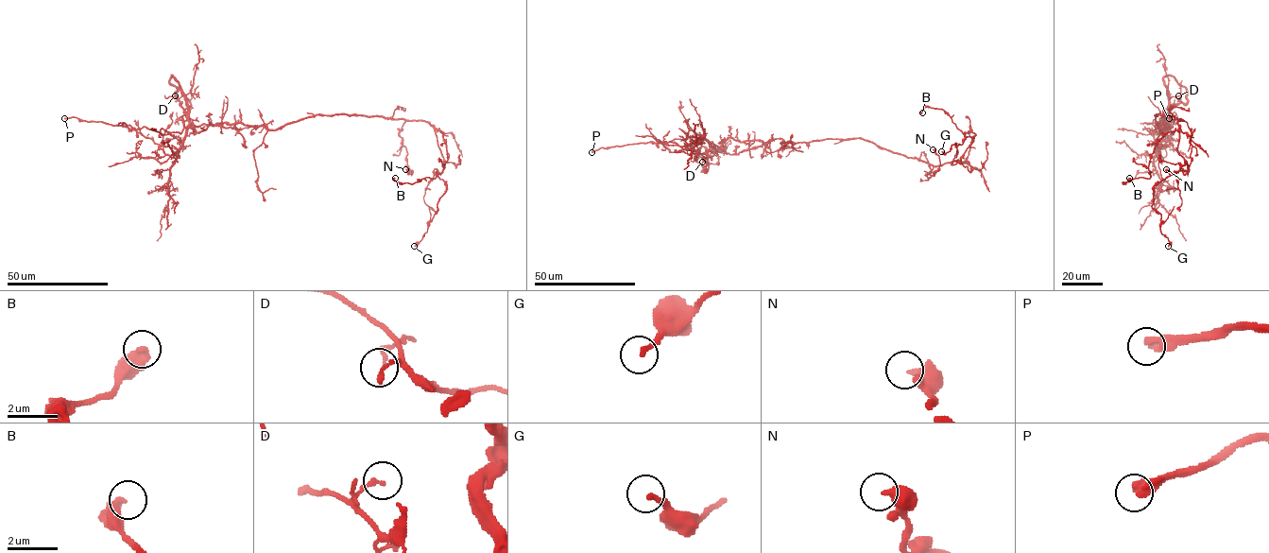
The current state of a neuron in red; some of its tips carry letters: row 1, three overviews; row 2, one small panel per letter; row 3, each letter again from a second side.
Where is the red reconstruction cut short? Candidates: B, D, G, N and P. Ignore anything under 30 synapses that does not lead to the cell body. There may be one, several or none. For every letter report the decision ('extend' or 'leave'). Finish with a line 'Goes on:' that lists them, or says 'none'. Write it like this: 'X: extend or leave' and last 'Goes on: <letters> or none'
B: leave
D: leave
G: leave
N: leave
P: extend
Goes on: P

